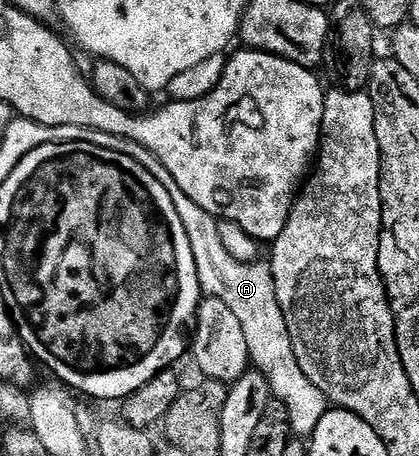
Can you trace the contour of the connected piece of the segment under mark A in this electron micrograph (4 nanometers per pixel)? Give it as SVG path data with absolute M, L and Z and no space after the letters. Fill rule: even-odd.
M65 126L61 130L61 140L64 144L101 146L101 150L113 150L113 154L125 154L125 158L133 158L142 168L149 170L149 174L153 174L153 178L157 178L161 186L165 186L165 194L173 198L177 218L181 218L181 226L185 226L185 234L189 234L189 246L193 248L193 262L197 264L200 289L207 296L221 298L221 302L225 302L225 306L229 306L229 310L237 314L237 319L241 321L241 330L245 330L245 342L249 346L251 364L265 374L271 387L272 397L280 400L285 410L289 410L292 437L310 438L317 430L317 422L325 418L329 410L329 401L324 392L317 390L317 386L309 382L305 370L301 370L297 362L297 354L289 338L287 323L281 314L281 306L277 302L270 263L251 264L252 262L238 260L233 254L229 254L229 250L223 244L224 233L219 232L220 225L215 217L201 210L197 202L188 198L177 186L177 182L173 182L165 166L161 166L161 162L157 162L157 158L153 158L149 150L140 148L134 140L116 136L111 130L102 132L94 126L86 128Z

